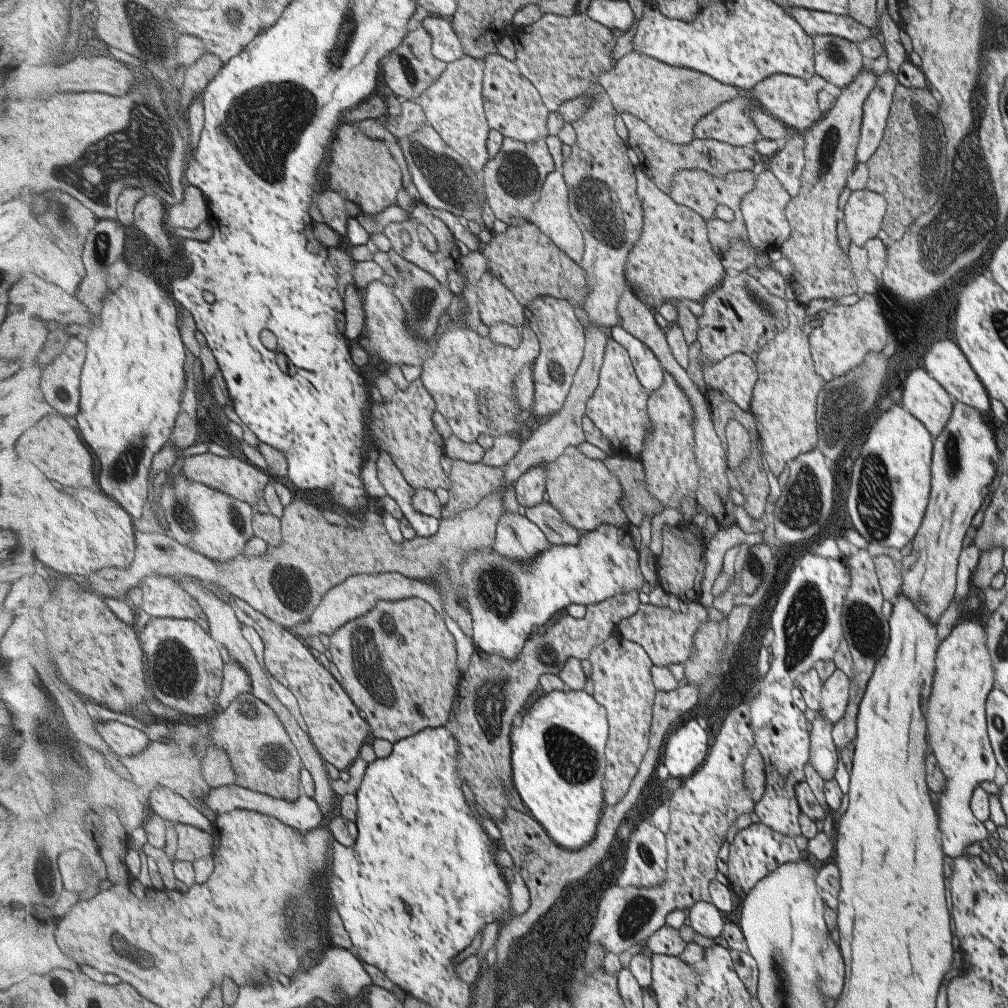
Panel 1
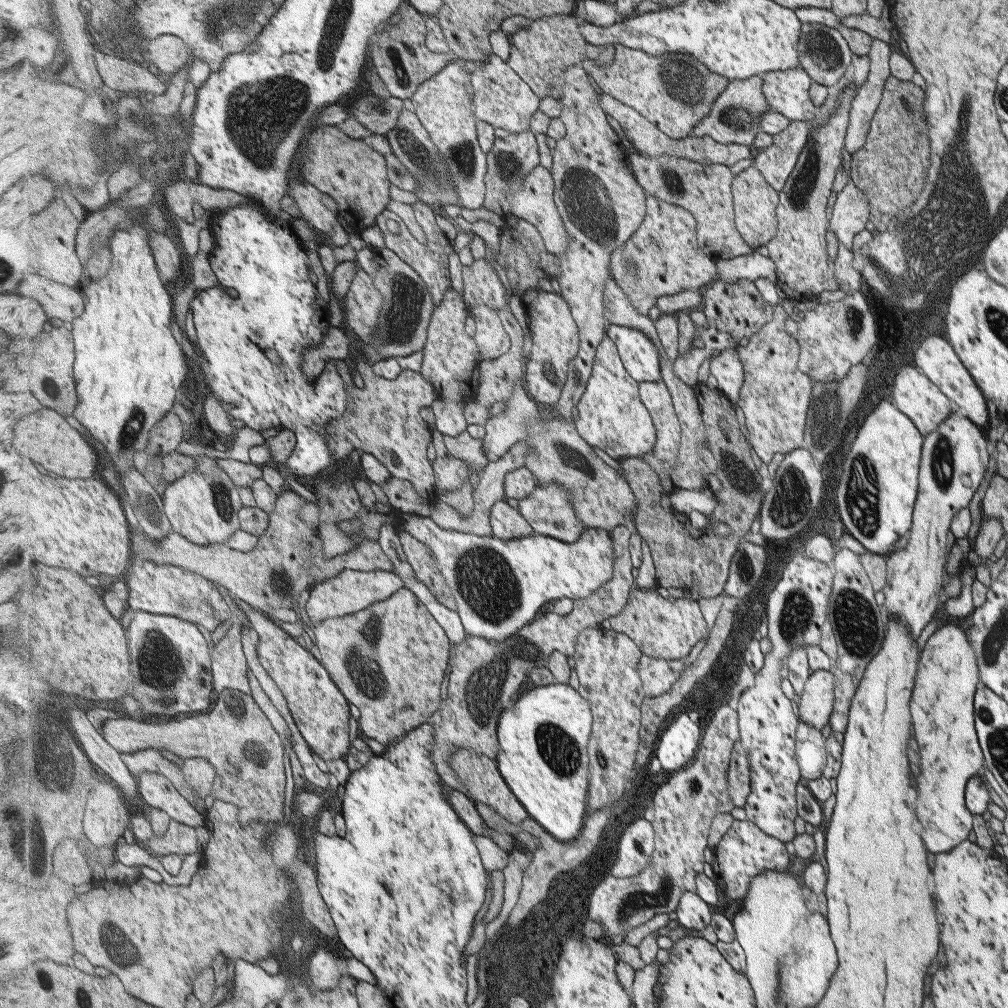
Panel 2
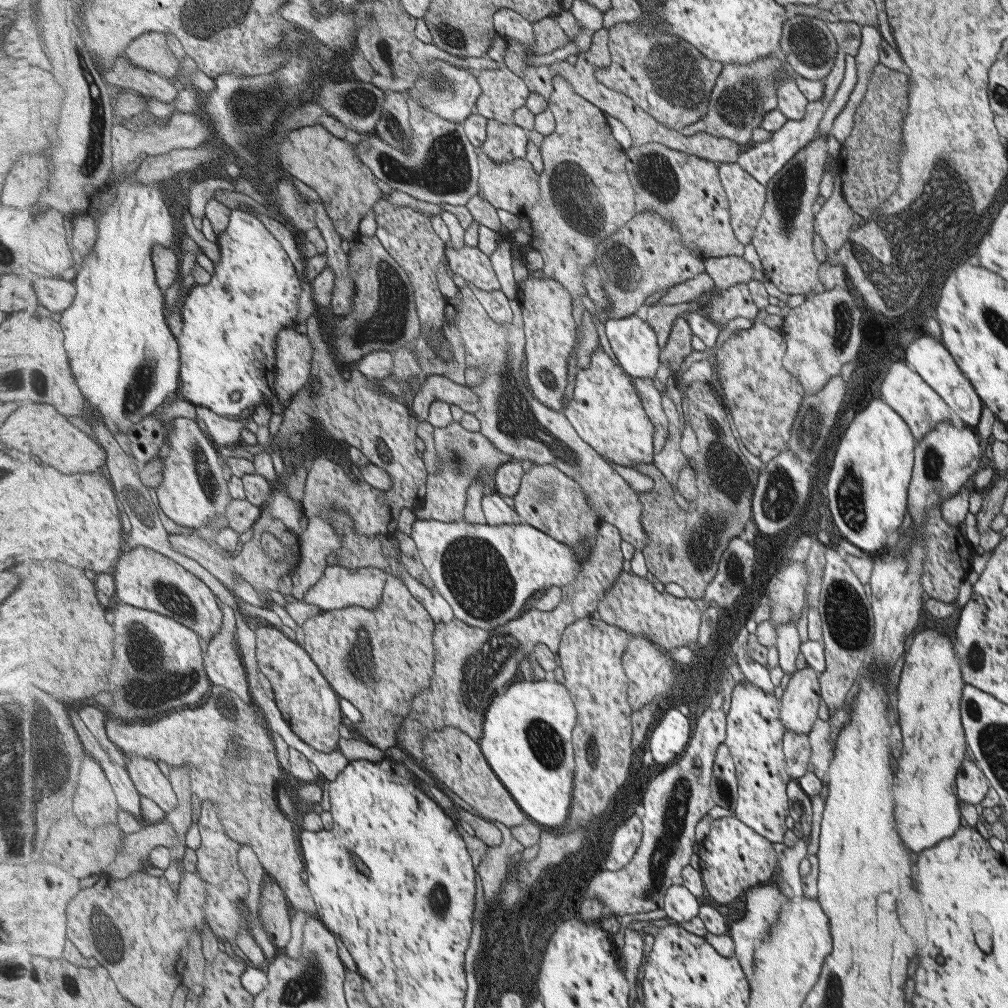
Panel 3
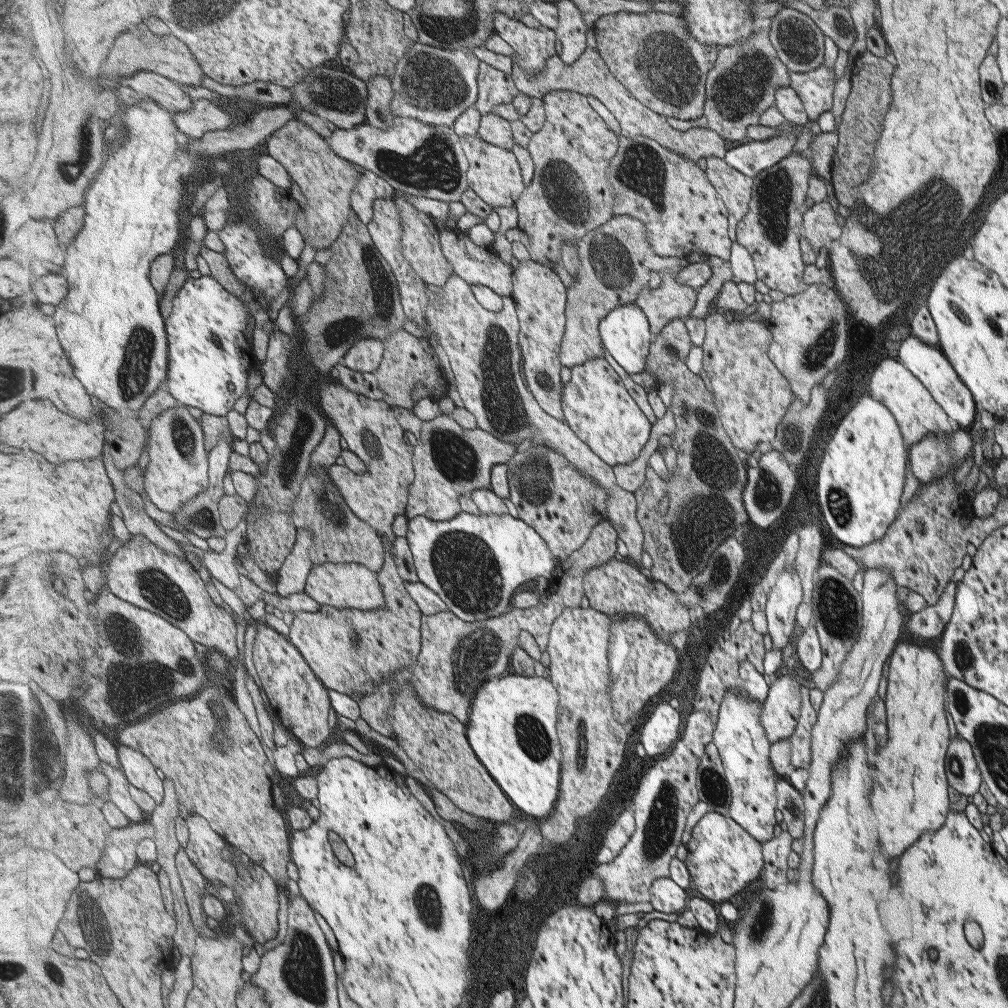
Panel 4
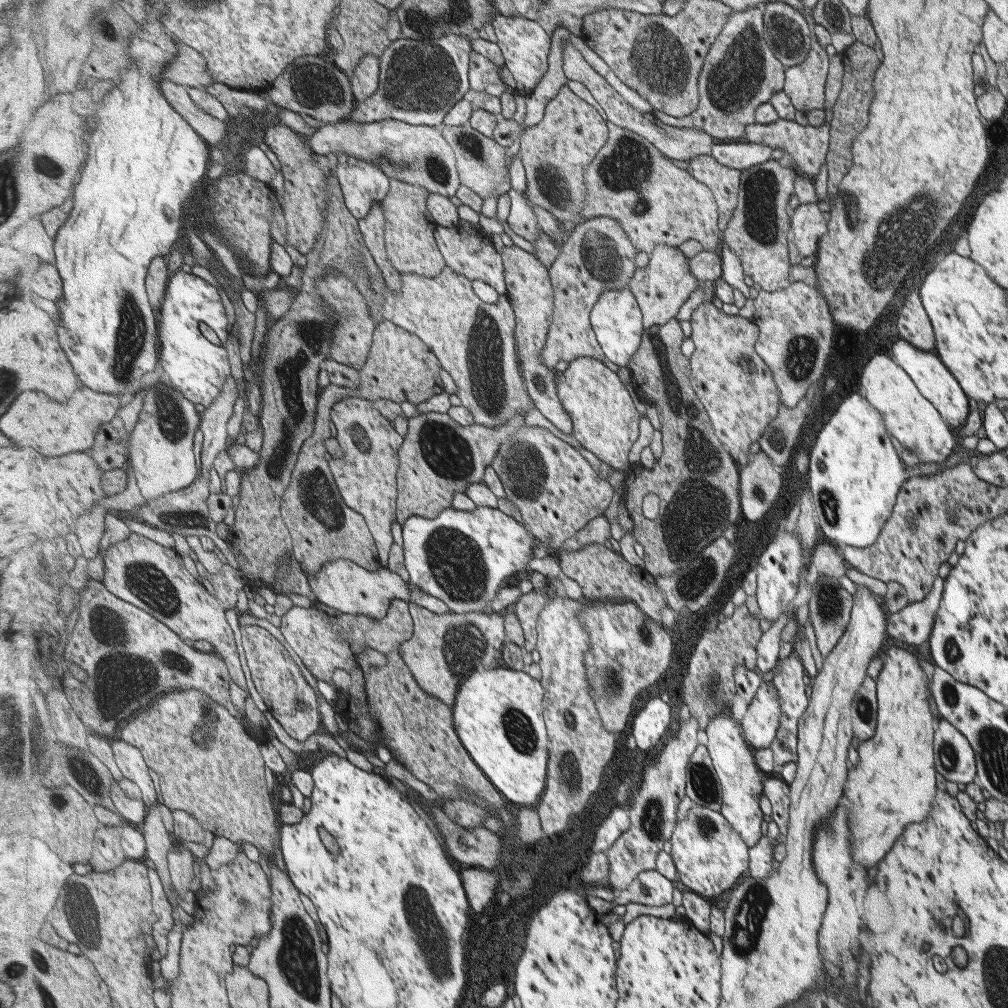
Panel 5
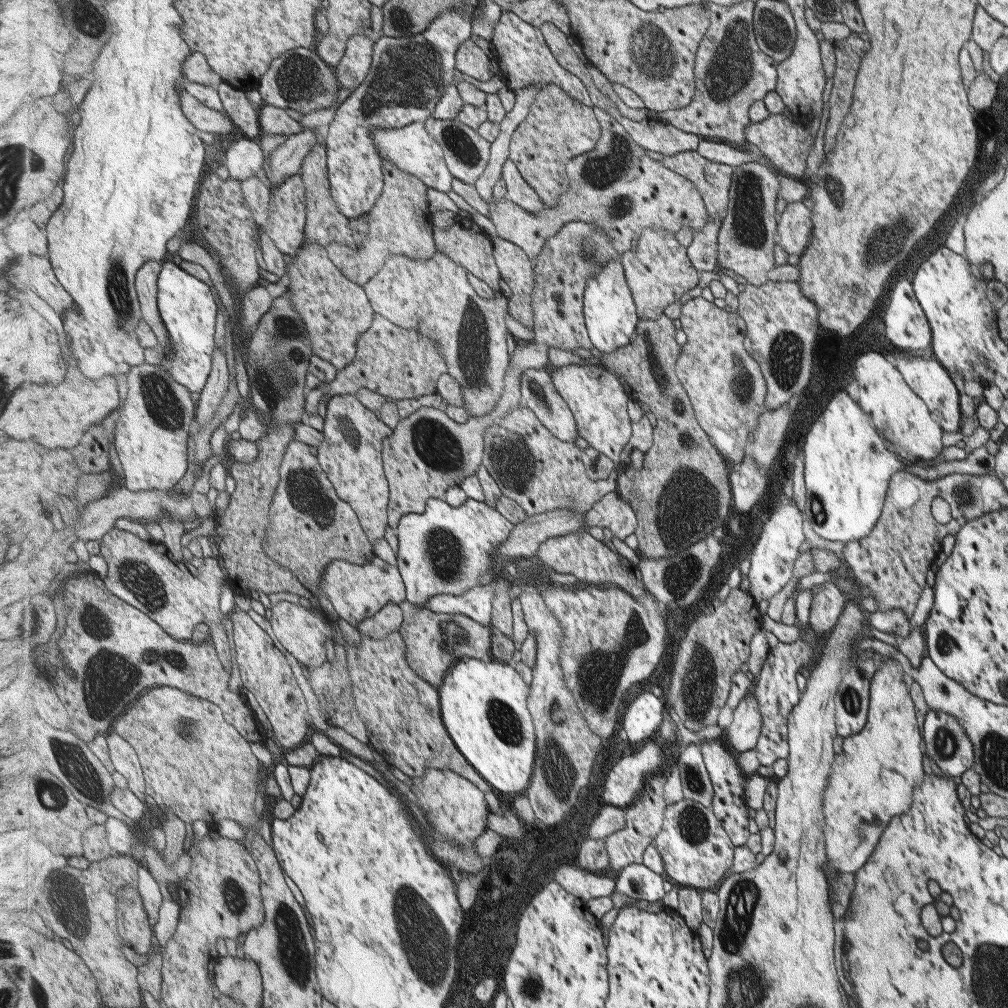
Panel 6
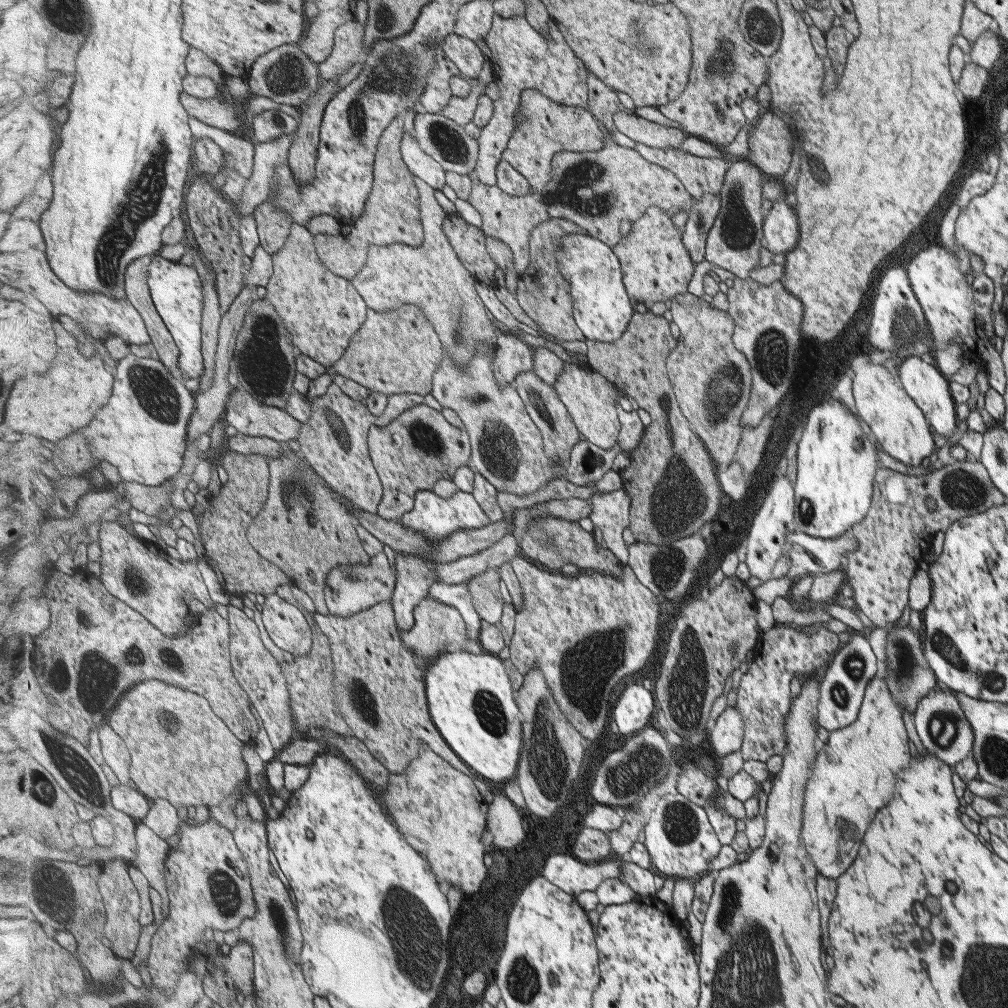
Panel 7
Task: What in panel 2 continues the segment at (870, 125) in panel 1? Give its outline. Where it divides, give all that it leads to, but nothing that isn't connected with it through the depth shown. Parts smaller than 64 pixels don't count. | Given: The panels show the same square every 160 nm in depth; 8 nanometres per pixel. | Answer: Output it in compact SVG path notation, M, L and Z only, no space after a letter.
M873 38L869 52L865 54L869 58L867 78L857 88L856 96L850 102L845 138L845 149L849 154L853 154L866 143L869 123L880 103L883 87L890 77L887 66L889 55L887 43Z

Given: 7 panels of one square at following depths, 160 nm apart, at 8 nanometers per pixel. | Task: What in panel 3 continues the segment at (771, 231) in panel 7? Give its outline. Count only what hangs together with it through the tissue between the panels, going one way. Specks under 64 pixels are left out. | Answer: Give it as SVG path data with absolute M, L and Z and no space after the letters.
M837 168L833 181L832 193L825 202L816 207L813 214L813 230L817 233L826 246L827 252L837 252L842 249L850 235L849 228L853 223L853 212L844 201L842 195L842 182L840 181L839 168Z

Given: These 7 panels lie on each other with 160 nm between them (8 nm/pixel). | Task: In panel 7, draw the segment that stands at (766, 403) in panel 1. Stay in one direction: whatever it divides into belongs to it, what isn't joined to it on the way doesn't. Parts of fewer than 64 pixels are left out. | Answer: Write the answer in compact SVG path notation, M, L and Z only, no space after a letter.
M690 293L679 294L672 300L668 317L675 321L681 328L681 336L677 338L677 346L669 352L665 360L665 370L669 383L675 388L677 405L686 416L691 432L704 444L718 464L717 470L723 471L733 460L735 446L741 436L739 424L742 412L749 401L750 386L752 381L751 369L748 360L739 352L732 343L732 333L735 329L734 320L728 312L713 308L705 300Z

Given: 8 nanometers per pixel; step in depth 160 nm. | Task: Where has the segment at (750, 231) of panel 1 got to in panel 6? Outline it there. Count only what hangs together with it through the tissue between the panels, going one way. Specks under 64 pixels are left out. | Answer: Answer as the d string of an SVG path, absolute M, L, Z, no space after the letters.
M697 151L680 152L675 156L664 155L661 161L694 184L709 218L717 216L719 220L723 219L734 167L711 162Z

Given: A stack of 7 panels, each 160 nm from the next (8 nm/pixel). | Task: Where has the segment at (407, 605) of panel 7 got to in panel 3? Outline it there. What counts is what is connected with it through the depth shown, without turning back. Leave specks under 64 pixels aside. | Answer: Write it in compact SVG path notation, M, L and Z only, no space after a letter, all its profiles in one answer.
M416 518L409 535L417 544L437 592L448 600L456 618L485 630L496 630L523 616L533 592L571 585L578 578L578 572L582 572L584 561L592 550L587 542L582 551L574 551L524 522L491 525Z

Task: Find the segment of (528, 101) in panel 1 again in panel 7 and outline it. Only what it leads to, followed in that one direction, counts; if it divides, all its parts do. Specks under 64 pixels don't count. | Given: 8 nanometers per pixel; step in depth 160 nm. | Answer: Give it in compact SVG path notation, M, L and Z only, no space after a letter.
M455 32L446 38L443 50L464 77L477 79L488 60L474 40Z

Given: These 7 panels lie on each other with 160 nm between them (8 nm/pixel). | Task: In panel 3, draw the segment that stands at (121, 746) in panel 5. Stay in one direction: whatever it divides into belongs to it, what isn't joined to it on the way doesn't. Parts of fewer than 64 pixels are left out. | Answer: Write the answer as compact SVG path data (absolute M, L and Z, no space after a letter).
M129 754L126 767L142 796L157 802L165 812L173 812L180 803L170 778L161 772L155 760Z

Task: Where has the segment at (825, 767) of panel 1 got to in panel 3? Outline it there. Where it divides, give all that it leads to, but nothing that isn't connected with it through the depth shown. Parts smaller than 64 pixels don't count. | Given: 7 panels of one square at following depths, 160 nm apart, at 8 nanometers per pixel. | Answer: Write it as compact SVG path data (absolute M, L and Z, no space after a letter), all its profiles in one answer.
M785 730L782 736L782 751L786 764L788 779L797 779L807 772L807 765L811 754L808 736Z

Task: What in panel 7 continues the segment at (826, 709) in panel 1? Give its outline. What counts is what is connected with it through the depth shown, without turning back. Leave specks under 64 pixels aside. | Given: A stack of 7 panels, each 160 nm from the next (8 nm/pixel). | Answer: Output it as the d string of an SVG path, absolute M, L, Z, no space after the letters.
M726 707L715 719L707 739L715 759L738 751L743 738L743 717L739 709Z

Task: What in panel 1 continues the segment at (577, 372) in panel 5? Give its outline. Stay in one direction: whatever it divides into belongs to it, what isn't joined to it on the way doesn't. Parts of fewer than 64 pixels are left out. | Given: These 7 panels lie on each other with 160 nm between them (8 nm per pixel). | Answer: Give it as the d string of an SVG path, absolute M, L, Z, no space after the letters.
M611 337L606 346L604 365L597 390L587 403L587 415L593 424L611 440L613 448L623 457L641 457L646 448L647 434L653 432L653 424L647 406L651 391L643 386L634 365L634 359L626 346Z

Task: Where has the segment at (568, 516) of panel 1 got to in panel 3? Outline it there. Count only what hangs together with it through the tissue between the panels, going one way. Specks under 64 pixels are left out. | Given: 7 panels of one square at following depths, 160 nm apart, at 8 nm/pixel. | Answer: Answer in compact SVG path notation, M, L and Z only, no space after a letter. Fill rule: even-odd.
M461 287L459 294L456 297L447 299L447 322L454 324L459 330L463 340L463 348L465 349L465 364L467 368L475 367L484 370L484 382L478 386L471 386L471 388L480 396L481 408L477 411L476 418L481 424L481 433L495 444L499 450L506 452L513 456L515 460L529 460L532 464L553 464L579 482L585 494L588 496L588 503L593 507L600 517L601 522L608 522L615 525L622 534L625 542L631 544L635 550L644 550L649 544L649 539L646 530L643 526L642 514L644 511L644 504L641 497L633 487L629 486L626 479L623 478L619 472L615 472L615 468L609 464L609 460L605 460L599 451L594 450L578 431L575 430L567 416L562 412L551 410L551 407L543 405L536 396L534 391L527 390L527 384L519 380L517 372L515 372L515 356L511 352L511 342L509 342L509 330L507 326L499 325L481 306L481 301L477 298L473 290L468 287ZM523 394L531 394L531 406L529 400L523 398ZM533 408L533 412L531 412ZM535 414L535 416L533 416Z

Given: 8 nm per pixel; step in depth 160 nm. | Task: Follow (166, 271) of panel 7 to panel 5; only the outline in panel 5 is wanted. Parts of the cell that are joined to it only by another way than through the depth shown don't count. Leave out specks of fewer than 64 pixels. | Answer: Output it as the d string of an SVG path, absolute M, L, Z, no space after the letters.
M178 269L171 276L166 299L159 309L159 336L162 338L160 364L163 372L161 381L182 392L191 403L211 407L231 376L229 358L219 356L219 346L213 346L201 334L201 322L207 322L217 332L218 340L229 340L229 318L225 312L225 304L221 302L219 288L193 272Z

